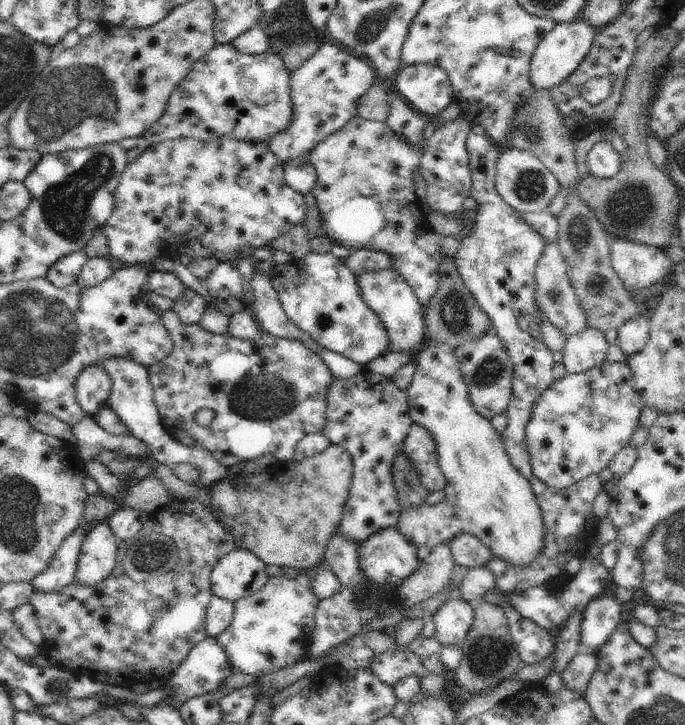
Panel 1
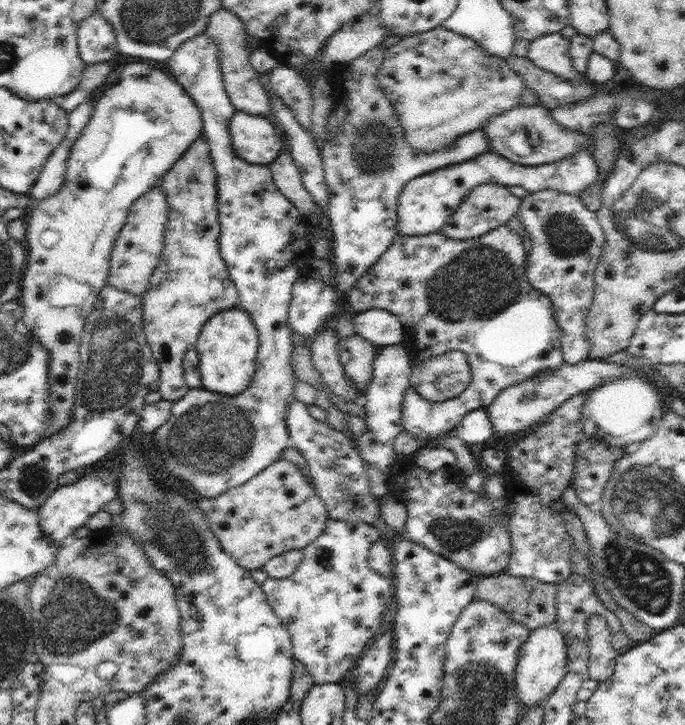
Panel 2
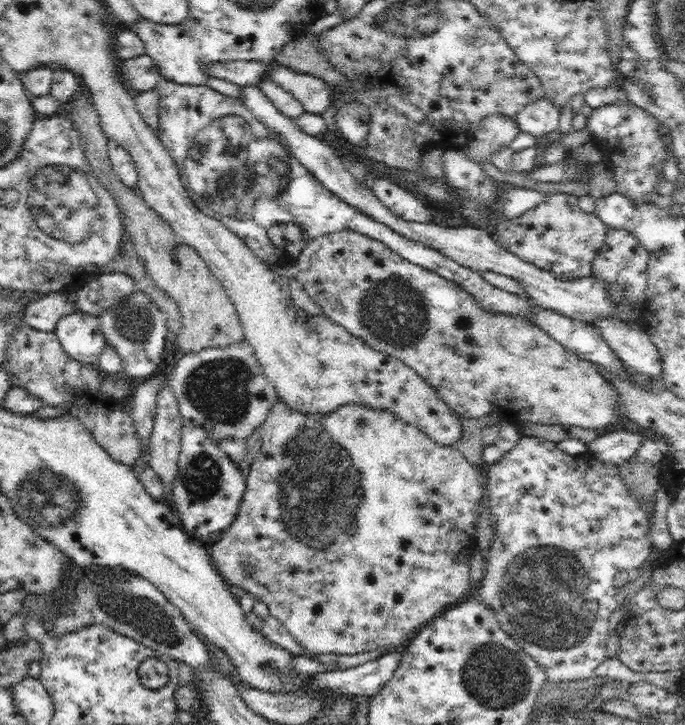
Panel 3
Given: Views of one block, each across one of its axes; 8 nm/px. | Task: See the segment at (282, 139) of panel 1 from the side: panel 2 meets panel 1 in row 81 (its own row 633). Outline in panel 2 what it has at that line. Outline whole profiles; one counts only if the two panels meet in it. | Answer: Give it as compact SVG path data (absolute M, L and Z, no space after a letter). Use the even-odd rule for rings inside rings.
M329 517L324 532L303 548L304 560L292 576L283 579L268 577L261 584L266 600L290 633L294 658L304 663L315 683L342 682L379 632L382 612L394 595L392 576L382 575L368 565L370 546L379 539L378 528L371 524Z

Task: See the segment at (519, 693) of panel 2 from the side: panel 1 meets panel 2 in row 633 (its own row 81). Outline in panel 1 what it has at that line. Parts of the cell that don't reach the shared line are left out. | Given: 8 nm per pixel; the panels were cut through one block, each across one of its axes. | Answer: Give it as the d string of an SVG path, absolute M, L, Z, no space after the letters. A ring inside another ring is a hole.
M586 20L556 23L536 47L530 62L530 84L536 90L551 91L560 86L580 66L594 42L598 30Z

